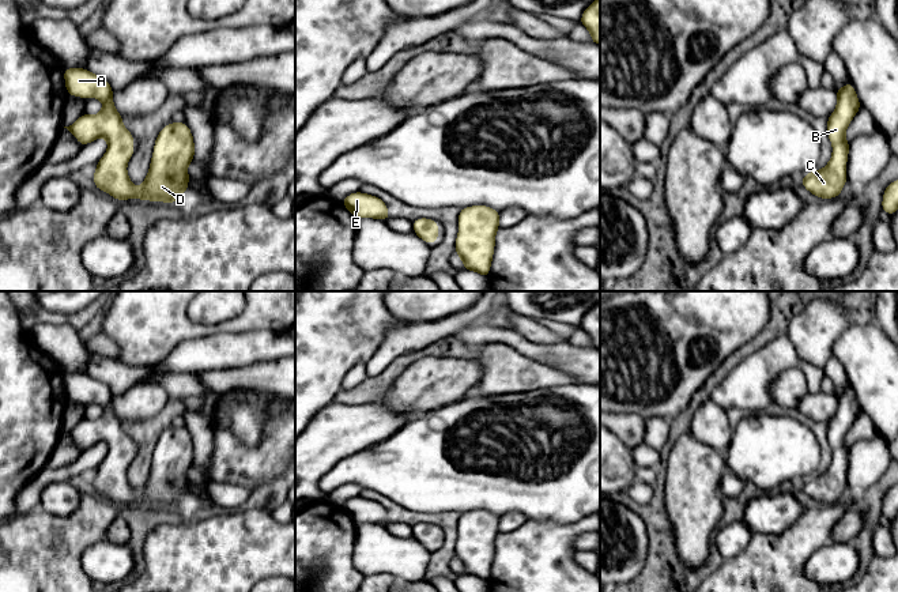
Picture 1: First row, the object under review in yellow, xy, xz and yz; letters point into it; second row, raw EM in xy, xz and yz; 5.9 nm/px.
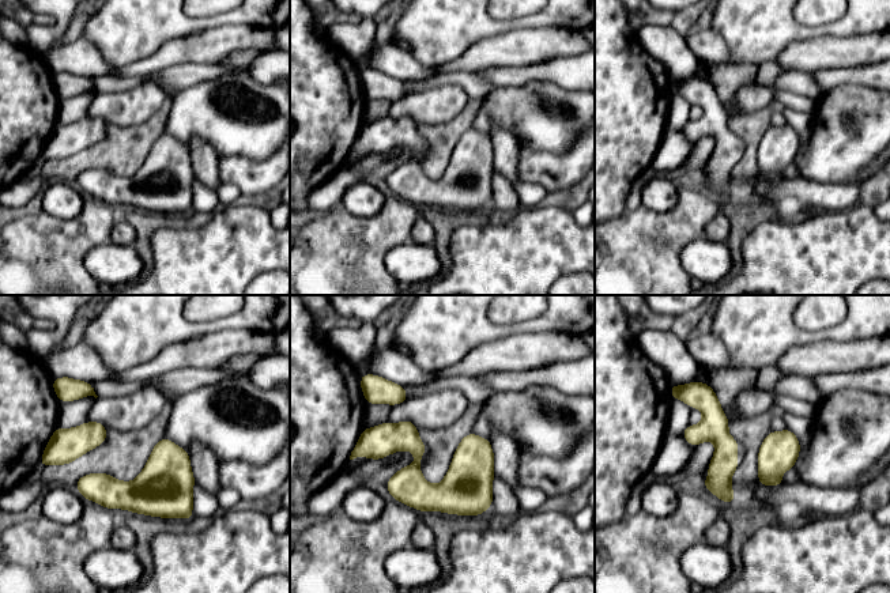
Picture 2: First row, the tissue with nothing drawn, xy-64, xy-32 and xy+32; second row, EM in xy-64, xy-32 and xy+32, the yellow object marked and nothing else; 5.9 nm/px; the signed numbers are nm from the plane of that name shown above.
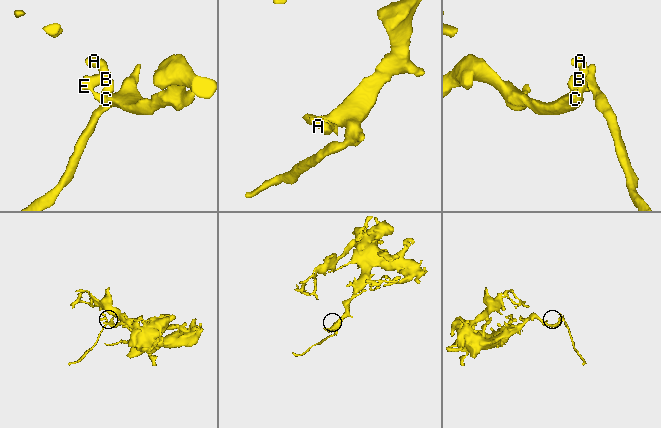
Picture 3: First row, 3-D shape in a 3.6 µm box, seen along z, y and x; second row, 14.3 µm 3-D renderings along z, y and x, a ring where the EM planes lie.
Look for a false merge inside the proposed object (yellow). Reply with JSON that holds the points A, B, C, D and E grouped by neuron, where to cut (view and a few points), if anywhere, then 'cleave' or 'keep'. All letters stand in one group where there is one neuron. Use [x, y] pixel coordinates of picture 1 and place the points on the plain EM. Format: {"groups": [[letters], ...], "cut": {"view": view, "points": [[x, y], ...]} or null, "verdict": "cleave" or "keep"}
{"groups": [["A", "B", "C", "D", "E"]], "cut": null, "verdict": "keep"}

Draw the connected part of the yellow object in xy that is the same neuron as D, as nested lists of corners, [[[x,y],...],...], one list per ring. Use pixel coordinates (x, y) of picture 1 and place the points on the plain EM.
[[[64,373],[64,385],[68,400],[80,403],[98,403],[102,406],[102,415],[90,421],[84,418],[72,430],[67,433],[80,448],[86,450],[98,442],[107,445],[107,455],[105,460],[98,465],[93,486],[97,494],[101,494],[116,505],[140,504],[150,506],[165,506],[174,509],[174,506],[188,495],[189,479],[188,470],[193,467],[195,446],[192,437],[185,427],[170,427],[161,434],[154,449],[154,457],[150,468],[150,475],[143,486],[143,490],[137,494],[129,484],[127,478],[128,465],[133,460],[133,440],[124,431],[122,422],[113,410],[113,393],[110,388],[90,377],[86,373]]]

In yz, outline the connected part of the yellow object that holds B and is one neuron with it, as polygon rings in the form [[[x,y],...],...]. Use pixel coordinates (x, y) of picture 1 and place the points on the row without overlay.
[[[850,387],[837,396],[837,412],[827,425],[827,441],[833,449],[833,460],[820,475],[810,476],[799,483],[803,491],[819,504],[834,504],[841,499],[846,486],[846,467],[850,448],[845,437],[861,410]]]

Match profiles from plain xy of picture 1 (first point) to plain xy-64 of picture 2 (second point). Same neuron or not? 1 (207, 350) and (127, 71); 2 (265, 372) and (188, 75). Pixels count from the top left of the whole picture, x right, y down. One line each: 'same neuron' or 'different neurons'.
1: same neuron
2: same neuron

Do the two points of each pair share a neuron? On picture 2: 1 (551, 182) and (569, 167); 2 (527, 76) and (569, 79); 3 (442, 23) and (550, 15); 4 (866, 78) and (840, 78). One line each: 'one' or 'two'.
1: one
2: one
3: one
4: one

